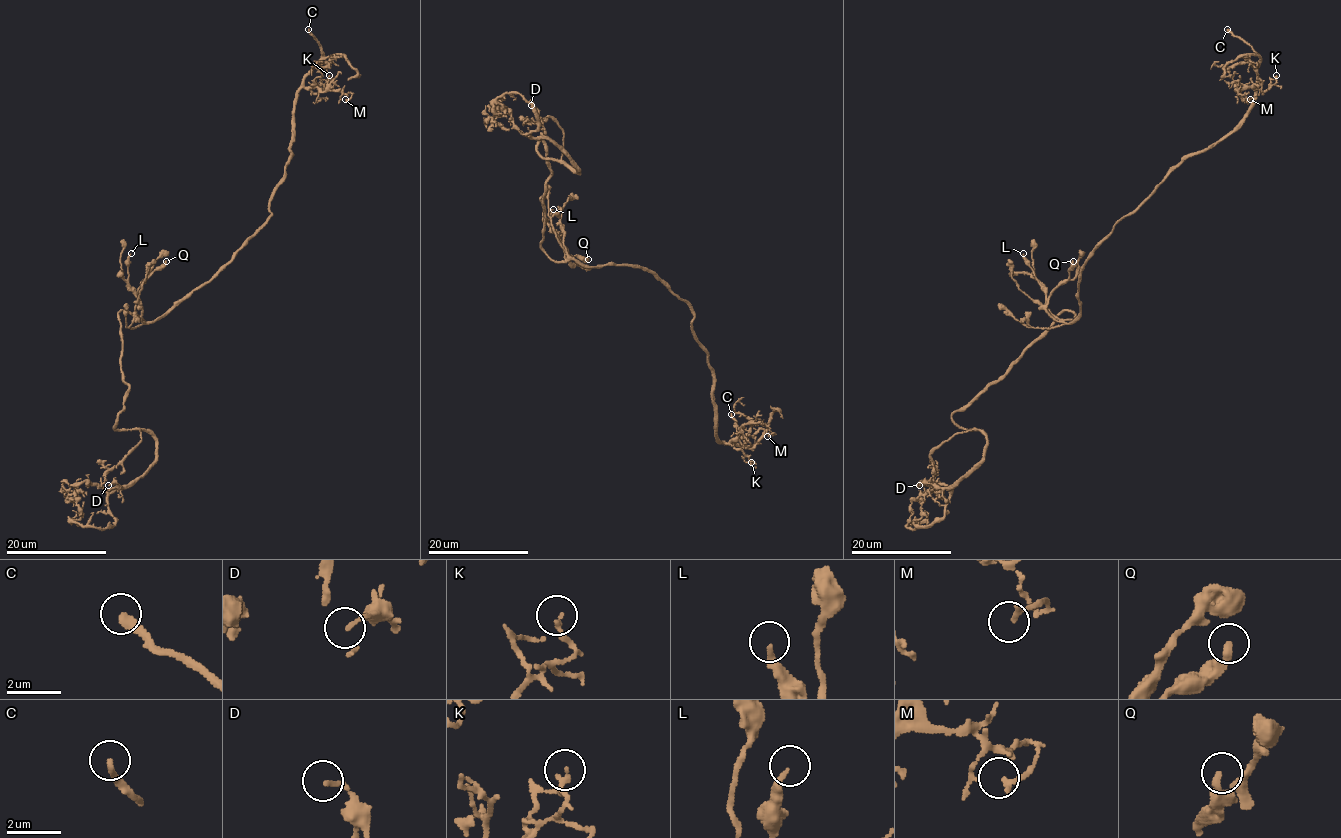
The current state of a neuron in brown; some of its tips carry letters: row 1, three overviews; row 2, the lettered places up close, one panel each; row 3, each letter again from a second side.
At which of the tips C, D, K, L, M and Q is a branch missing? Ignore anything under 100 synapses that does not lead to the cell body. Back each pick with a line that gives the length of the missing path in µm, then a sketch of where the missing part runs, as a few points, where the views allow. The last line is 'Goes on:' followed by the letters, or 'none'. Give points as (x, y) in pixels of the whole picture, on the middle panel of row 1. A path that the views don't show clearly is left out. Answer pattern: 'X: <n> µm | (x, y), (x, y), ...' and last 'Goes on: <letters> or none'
C: 45 µm | (731, 414), (723, 397), (705, 385), (688, 362), (680, 358), (676, 366)
Goes on: C

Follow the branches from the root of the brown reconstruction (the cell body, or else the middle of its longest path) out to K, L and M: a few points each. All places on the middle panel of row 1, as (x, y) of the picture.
K: (569, 259), (584, 266), (646, 267), (687, 303), (693, 313), (692, 333), (712, 371), (716, 436), (751, 462)
L: (569, 259), (558, 237), (559, 232), (551, 224), (553, 209)
M: (569, 259), (657, 276), (693, 313), (717, 439), (757, 422), (767, 436)

